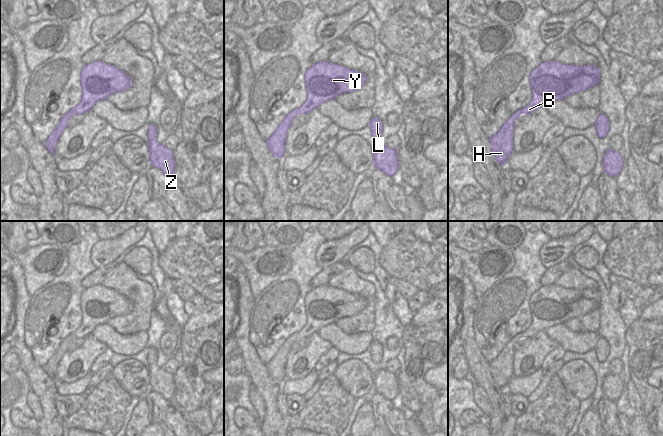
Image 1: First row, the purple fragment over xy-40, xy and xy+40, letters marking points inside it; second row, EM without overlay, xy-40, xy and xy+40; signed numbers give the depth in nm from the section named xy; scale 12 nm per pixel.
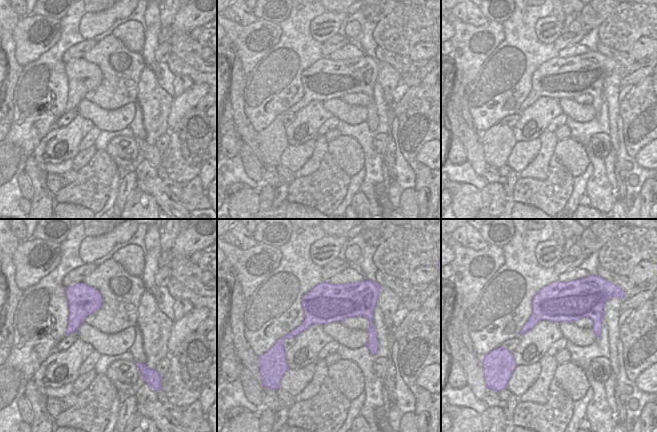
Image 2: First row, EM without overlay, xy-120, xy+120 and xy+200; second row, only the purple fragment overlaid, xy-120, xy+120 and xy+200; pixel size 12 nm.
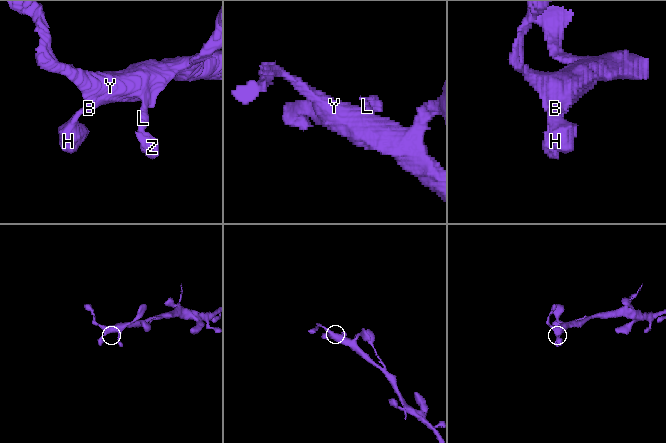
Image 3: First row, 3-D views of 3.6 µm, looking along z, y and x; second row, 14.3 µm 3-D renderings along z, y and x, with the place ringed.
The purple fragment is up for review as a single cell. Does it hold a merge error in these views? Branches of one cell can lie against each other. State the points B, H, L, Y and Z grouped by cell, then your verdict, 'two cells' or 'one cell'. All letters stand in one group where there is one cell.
B H L Y Z | one cell

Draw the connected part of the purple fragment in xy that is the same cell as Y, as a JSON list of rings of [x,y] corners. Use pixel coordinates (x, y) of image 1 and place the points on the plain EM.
[[[329,285],[312,288],[304,299],[307,323],[303,329],[294,333],[280,347],[272,359],[266,363],[268,373],[277,382],[285,380],[285,365],[292,344],[300,338],[309,338],[314,333],[338,319],[360,313],[367,305],[364,297],[348,293]]]

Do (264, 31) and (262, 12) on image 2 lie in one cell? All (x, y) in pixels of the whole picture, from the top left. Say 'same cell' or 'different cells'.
different cells

